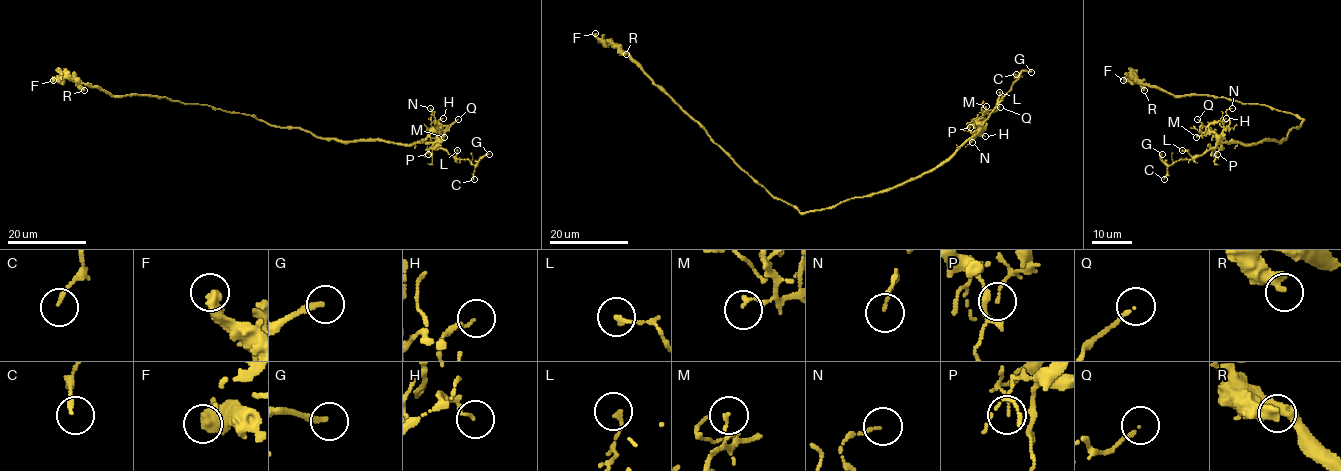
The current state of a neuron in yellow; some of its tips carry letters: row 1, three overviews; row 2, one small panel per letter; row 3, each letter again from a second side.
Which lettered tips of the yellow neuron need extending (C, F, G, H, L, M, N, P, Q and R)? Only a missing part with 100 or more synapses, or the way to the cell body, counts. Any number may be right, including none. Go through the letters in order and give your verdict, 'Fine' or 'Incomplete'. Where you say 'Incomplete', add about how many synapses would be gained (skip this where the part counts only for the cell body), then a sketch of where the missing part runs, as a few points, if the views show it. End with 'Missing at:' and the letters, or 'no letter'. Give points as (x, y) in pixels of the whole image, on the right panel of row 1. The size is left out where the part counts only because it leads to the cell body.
C: Fine
F: Fine
G: Incomplete. Course of what is missing: (1162, 154), (1186, 149), (1195, 155), (1191, 155)
H: Fine
L: Fine
M: Fine
N: Fine
P: Fine
Q: Fine
R: Fine
Missing at: G

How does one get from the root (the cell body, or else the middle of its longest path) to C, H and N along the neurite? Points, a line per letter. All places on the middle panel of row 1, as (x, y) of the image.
C: (810, 211), (831, 208), (851, 199), (891, 190), (942, 165), (983, 124), (1011, 89), (1017, 79), (1016, 74)
H: (810, 211), (831, 208), (851, 199), (901, 186), (942, 165), (977, 131), (985, 136)
N: (810, 211), (831, 208), (851, 199), (901, 186), (942, 165), (977, 131), (979, 133), (972, 142)

